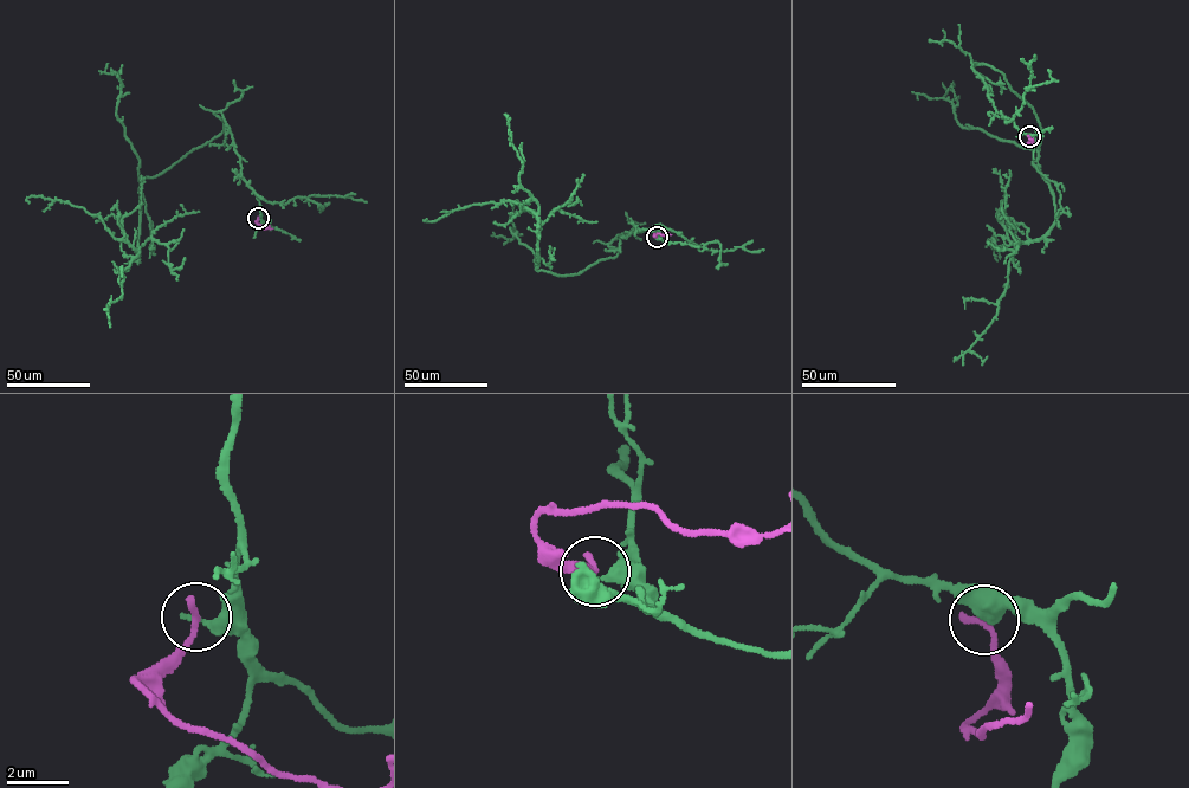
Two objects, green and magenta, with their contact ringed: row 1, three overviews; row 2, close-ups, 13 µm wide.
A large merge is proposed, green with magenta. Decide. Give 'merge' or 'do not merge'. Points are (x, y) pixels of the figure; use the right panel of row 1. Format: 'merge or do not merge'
do not merge

